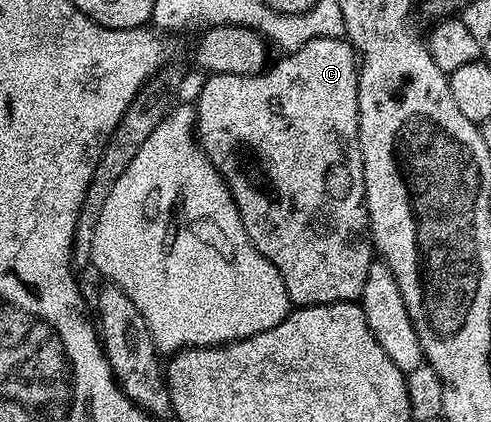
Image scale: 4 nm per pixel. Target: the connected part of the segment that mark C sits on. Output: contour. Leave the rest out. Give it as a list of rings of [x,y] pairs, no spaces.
[[[313,38],[308,40],[308,44],[301,46],[299,50],[291,50],[279,62],[271,61],[266,69],[258,74],[210,74],[207,82],[203,84],[202,91],[198,94],[196,101],[196,137],[198,145],[208,156],[208,160],[216,167],[218,174],[226,182],[226,187],[230,189],[232,200],[240,212],[240,220],[244,224],[244,232],[248,232],[248,240],[268,259],[272,265],[280,272],[280,280],[284,280],[284,288],[288,292],[291,303],[295,307],[319,306],[329,302],[358,302],[364,292],[364,280],[368,280],[370,263],[375,261],[376,251],[373,242],[370,240],[370,217],[366,211],[366,189],[364,188],[364,164],[362,163],[362,149],[360,148],[360,136],[358,135],[358,67],[360,65],[359,55],[346,38]]]

